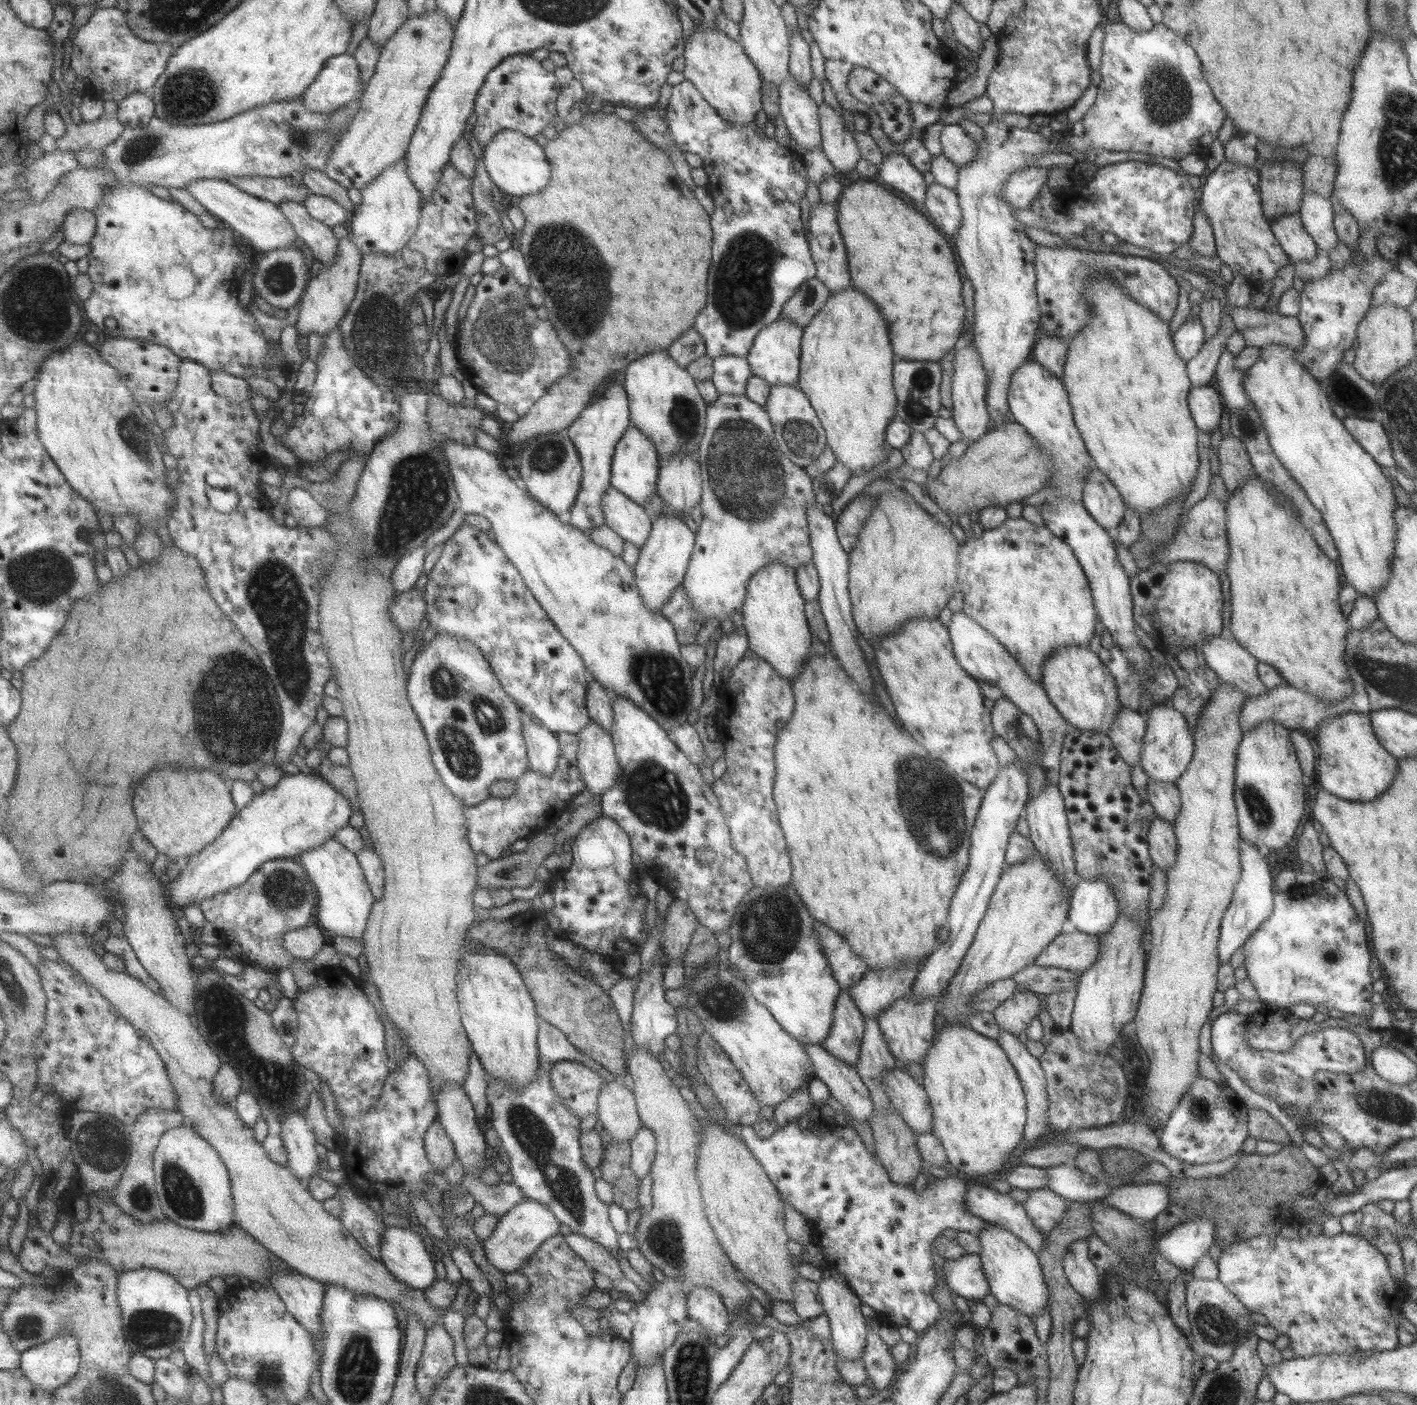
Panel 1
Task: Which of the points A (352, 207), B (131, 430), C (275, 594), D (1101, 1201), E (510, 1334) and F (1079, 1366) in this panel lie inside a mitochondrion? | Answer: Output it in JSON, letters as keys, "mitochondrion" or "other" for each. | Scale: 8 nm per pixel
{"A":"other","B":"mitochondrion","C":"mitochondrion","D":"other","E":"other","F":"other"}

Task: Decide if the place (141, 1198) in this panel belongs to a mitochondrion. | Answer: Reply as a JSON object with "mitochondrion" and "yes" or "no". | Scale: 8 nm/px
{"mitochondrion":"yes"}

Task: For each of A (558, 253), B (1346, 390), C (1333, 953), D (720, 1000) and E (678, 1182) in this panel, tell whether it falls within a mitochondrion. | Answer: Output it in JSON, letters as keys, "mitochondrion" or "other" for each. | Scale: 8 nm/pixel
{"A":"mitochondrion","B":"mitochondrion","C":"mitochondrion","D":"mitochondrion","E":"other"}

